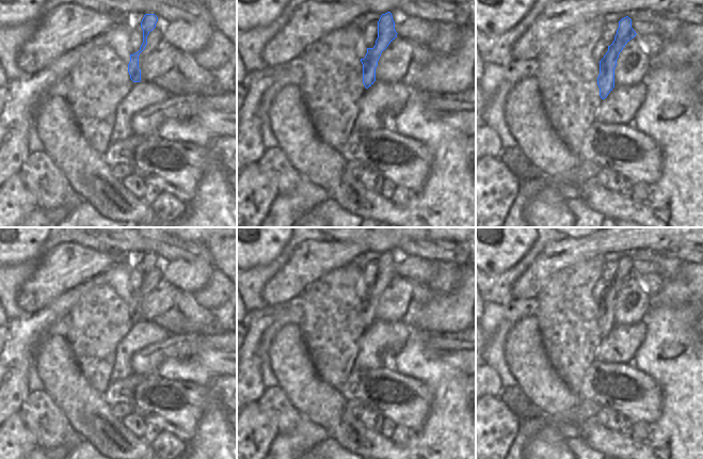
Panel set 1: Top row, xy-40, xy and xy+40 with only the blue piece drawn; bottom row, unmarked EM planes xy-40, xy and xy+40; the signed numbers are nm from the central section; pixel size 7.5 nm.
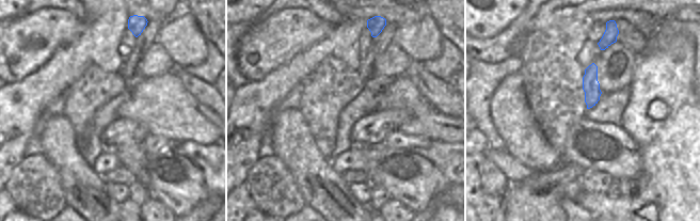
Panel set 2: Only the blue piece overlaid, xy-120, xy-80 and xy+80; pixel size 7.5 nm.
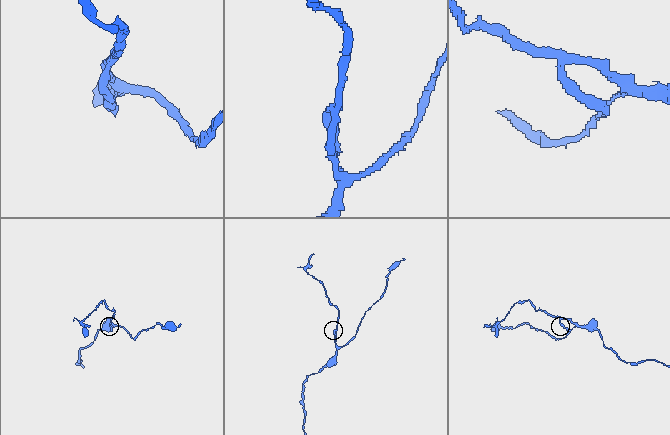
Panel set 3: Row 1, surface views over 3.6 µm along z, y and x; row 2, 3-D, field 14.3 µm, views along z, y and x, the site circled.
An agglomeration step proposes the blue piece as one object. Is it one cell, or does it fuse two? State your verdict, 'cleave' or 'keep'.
cleave

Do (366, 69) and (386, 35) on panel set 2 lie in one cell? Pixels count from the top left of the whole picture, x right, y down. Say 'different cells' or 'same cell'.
same cell

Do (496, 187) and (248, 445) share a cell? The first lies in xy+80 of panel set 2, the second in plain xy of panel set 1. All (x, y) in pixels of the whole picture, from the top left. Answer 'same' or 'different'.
same

